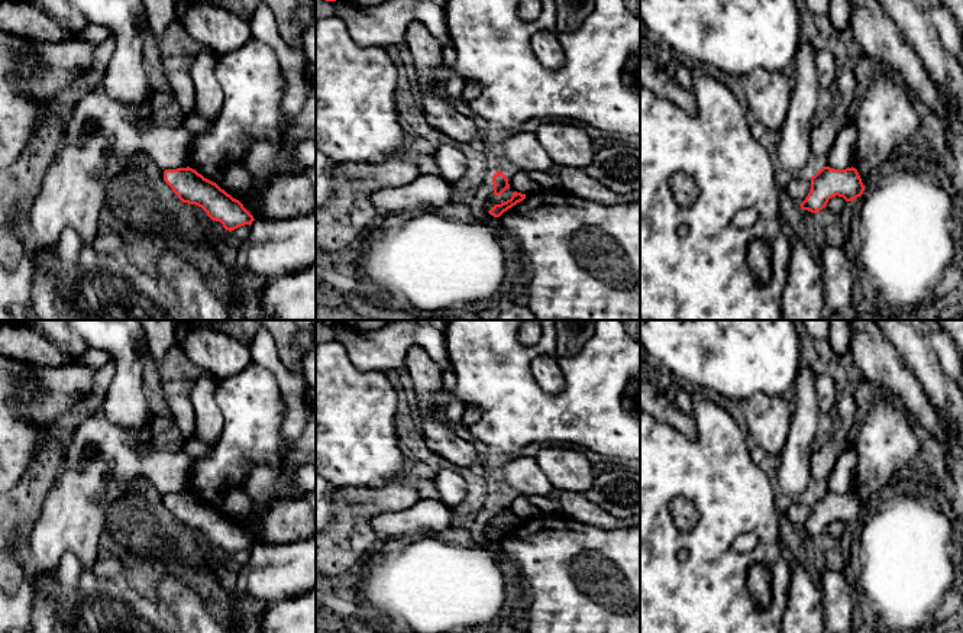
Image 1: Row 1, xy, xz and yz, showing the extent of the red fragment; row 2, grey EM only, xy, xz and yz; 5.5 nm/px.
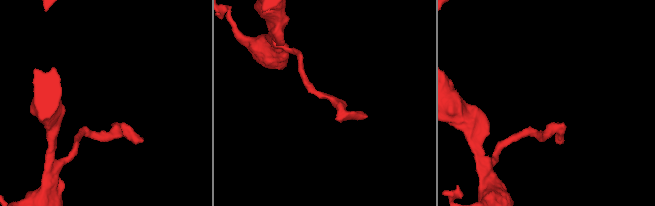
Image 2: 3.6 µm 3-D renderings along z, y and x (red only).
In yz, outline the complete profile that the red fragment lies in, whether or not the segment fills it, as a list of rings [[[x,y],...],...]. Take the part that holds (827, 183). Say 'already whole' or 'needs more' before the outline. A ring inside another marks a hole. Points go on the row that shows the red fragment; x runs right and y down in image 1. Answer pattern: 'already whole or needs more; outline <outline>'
already whole; outline [[[823,167],[811,177],[811,190],[799,204],[802,210],[818,213],[828,200],[838,196],[846,201],[853,201],[865,191],[865,185],[856,168],[834,169]]]

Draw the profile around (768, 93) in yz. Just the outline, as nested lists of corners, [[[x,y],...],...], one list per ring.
[[[757,68],[746,74],[743,87],[749,110],[769,130],[782,130],[791,104],[792,83],[783,71]]]

